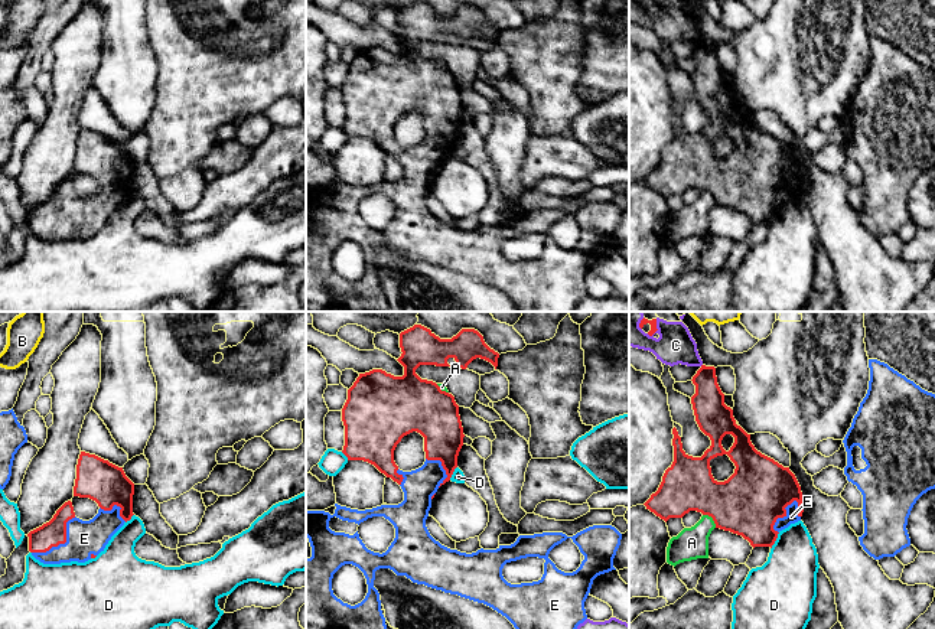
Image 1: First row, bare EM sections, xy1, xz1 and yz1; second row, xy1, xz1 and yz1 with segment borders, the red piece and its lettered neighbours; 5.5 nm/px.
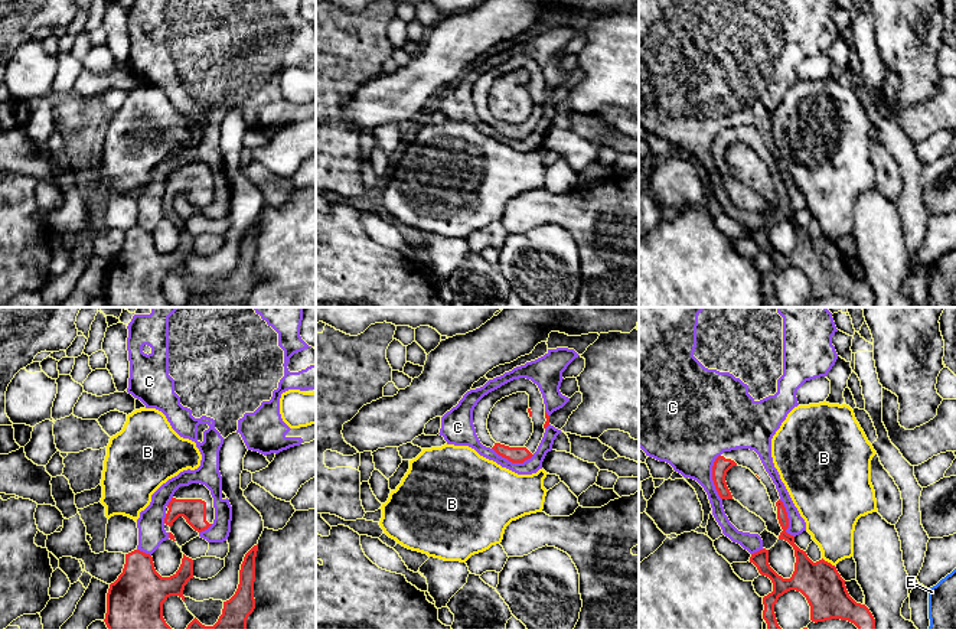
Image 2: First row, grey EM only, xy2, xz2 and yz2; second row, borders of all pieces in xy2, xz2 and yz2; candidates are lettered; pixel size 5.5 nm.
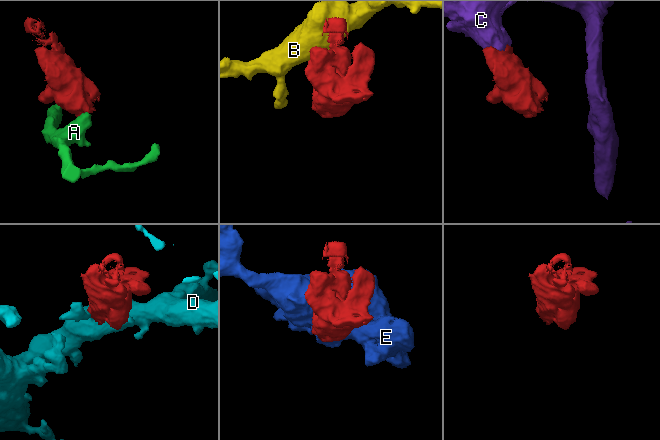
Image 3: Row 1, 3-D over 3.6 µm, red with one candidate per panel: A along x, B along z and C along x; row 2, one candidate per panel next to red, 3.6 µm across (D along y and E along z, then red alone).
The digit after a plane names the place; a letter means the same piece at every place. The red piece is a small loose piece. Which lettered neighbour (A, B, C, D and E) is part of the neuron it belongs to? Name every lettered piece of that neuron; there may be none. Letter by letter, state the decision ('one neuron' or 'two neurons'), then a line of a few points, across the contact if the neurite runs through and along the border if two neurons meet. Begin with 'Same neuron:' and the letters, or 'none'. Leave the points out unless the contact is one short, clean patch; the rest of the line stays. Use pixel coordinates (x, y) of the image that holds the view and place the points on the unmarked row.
Same neuron: E
A: two neurons; line yz1 (703, 191), (707, 191), (716, 204)
B: two neurons; line yz2 (822, 234), (834, 243)
C: two neurons
D: two neurons
E: one neuron

